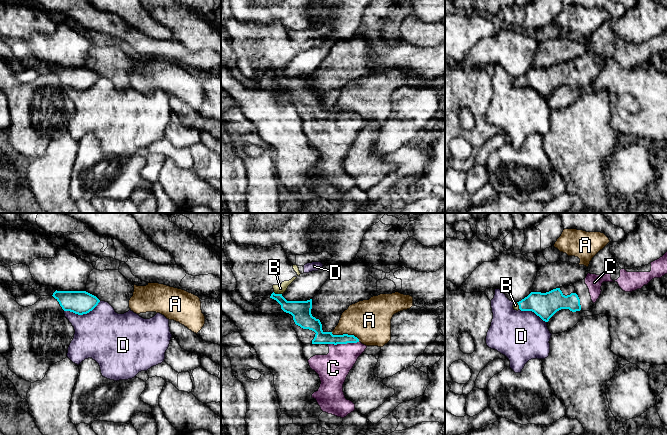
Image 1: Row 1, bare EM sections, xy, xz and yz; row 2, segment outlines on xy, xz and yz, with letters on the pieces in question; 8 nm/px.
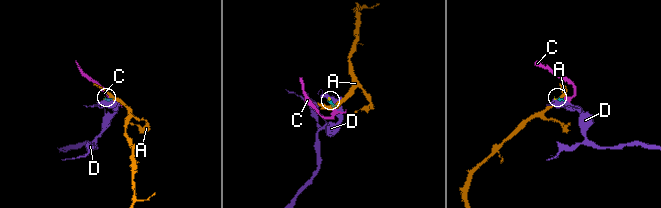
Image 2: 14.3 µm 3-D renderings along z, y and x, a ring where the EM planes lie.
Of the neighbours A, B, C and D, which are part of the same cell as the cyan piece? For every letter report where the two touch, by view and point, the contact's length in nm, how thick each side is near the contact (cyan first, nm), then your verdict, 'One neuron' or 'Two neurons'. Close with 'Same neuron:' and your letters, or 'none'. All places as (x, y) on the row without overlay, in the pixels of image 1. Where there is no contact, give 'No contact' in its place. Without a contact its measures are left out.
A: Touches cyan at xz (346, 110). Shared border 240 nm. Thickness 100 nm (cyan) against 340 nm. Two neurons
B: Touches cyan at xz (277, 70). Shared border 70 nm. Thickness 160 nm (cyan) against 80 nm. One neuron
C: Touches cyan at xz (343, 119). Shared border 240 nm. Thickness 100 nm (cyan) against 260 nm. One neuron
D: Touches cyan at xy (82, 90). Shared border 300 nm. Thickness 190 nm (cyan) against 420 nm. Two neurons
Same neuron: B, C

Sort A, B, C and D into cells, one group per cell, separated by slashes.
A / B C / D

